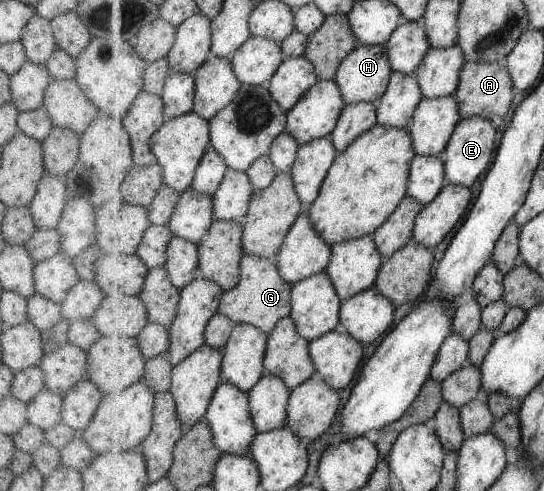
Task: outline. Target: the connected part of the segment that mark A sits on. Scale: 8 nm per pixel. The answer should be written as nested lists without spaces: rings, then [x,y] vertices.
[[[467,60],[461,71],[460,83],[455,96],[463,119],[484,116],[500,125],[500,117],[506,117],[512,111],[514,97],[516,97],[515,92],[516,87],[511,72],[508,71],[504,62]]]

